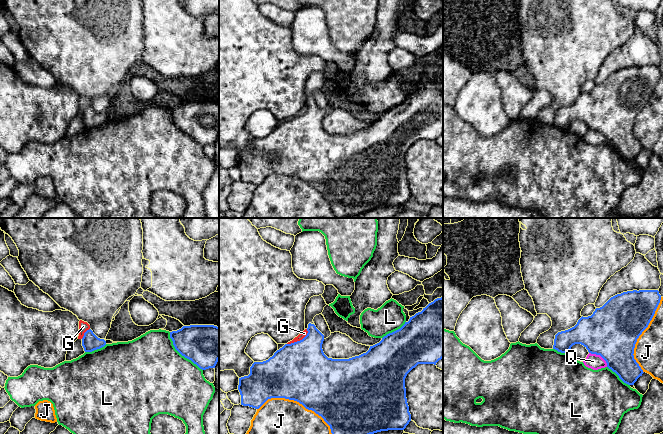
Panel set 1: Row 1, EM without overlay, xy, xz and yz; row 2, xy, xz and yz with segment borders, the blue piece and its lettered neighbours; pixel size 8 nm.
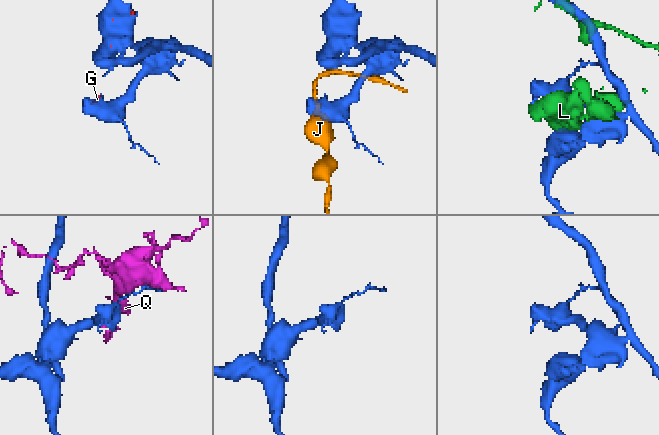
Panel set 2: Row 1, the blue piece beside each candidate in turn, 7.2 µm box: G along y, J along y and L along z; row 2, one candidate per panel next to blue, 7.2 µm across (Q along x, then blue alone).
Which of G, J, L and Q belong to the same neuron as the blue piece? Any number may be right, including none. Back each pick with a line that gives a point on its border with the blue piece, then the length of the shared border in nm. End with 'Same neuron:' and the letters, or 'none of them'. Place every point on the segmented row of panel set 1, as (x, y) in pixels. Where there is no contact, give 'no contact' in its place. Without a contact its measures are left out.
Same neuron: none of them

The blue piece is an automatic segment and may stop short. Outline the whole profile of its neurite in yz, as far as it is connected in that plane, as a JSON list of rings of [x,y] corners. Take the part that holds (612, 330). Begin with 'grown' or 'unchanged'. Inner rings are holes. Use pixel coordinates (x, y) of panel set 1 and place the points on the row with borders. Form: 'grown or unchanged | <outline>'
unchanged | [[[633,290],[611,297],[591,316],[555,335],[553,349],[568,353],[575,344],[600,355],[607,367],[628,385],[644,373],[634,359],[637,339],[648,327],[660,303],[658,290]]]

